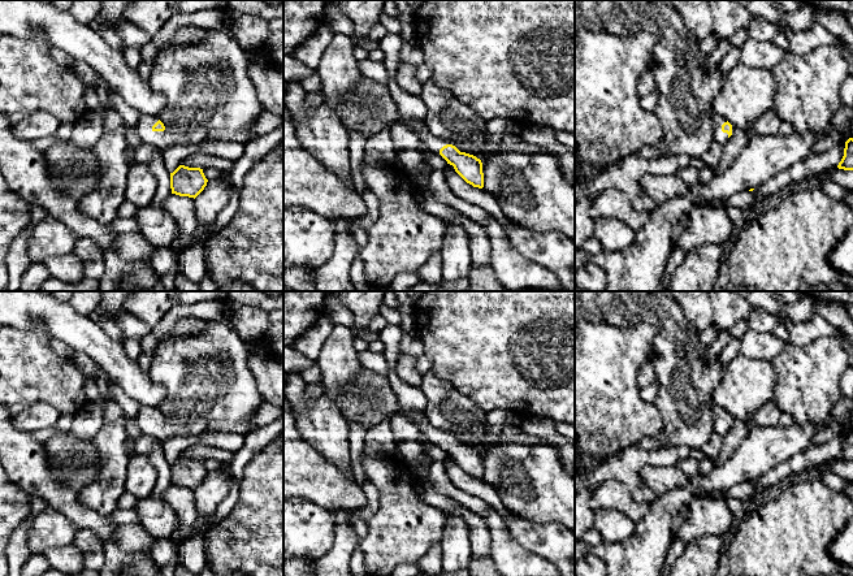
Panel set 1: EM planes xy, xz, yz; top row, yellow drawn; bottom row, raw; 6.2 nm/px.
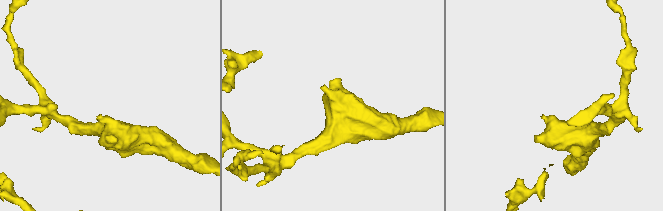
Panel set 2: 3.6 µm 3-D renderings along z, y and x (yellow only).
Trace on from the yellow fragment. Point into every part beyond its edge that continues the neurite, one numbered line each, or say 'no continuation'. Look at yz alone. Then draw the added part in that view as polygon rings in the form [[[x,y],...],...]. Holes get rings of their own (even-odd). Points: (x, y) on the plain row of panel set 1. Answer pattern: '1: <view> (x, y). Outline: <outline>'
1: yz (717, 411). Outline: [[[713,403],[711,413],[714,417],[714,421],[713,421],[714,432],[716,432],[720,436],[726,436],[728,432],[728,425],[722,423],[722,416],[727,413],[727,411],[723,407]]]

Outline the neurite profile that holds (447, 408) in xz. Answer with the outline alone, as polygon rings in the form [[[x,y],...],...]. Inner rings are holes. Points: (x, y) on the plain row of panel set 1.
[[[428,372],[421,377],[420,389],[426,398],[425,417],[433,426],[464,438],[486,433],[486,413],[453,384]]]

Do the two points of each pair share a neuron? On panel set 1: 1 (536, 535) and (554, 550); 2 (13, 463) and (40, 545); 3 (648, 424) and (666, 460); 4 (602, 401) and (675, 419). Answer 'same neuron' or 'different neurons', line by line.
1: same neuron
2: different neurons
3: different neurons
4: different neurons

